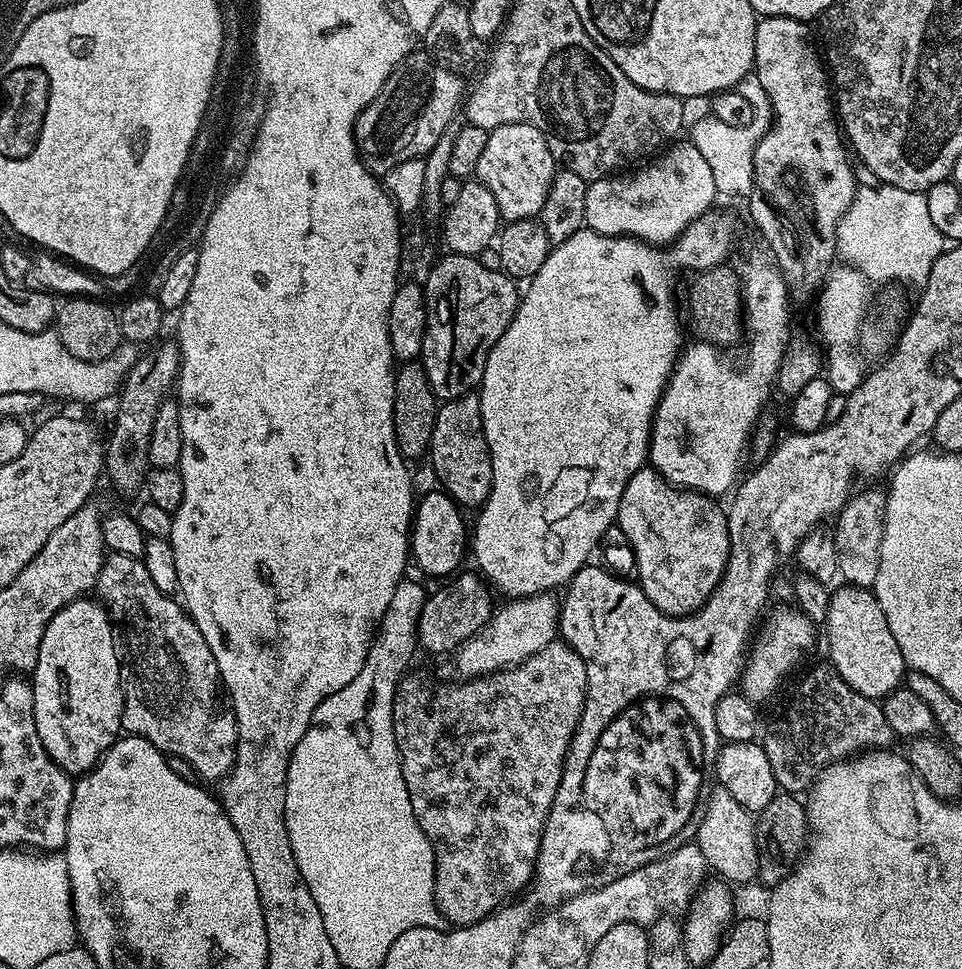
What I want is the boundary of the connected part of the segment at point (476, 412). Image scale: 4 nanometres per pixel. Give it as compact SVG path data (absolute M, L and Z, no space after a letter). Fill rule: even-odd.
M479 395L453 396L437 407L436 421L432 427L431 456L432 468L440 479L439 487L457 505L476 510L488 501L492 492L492 459L484 437Z

